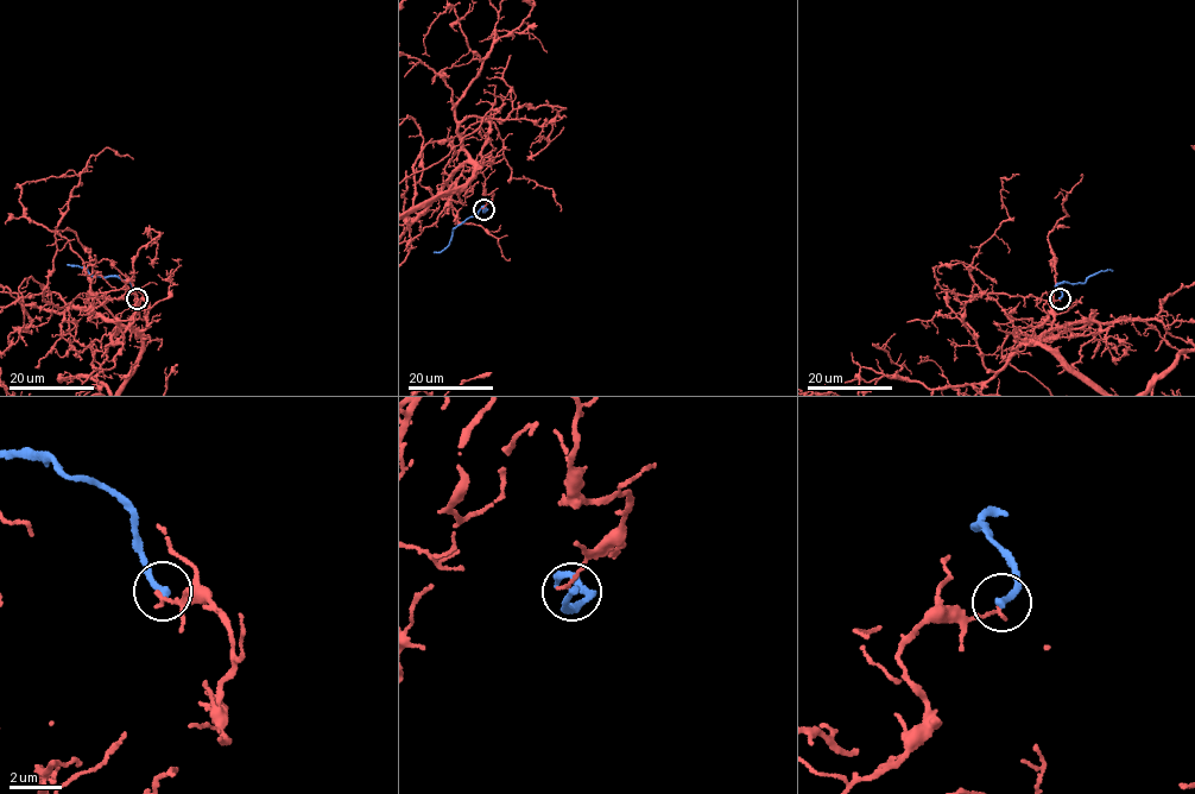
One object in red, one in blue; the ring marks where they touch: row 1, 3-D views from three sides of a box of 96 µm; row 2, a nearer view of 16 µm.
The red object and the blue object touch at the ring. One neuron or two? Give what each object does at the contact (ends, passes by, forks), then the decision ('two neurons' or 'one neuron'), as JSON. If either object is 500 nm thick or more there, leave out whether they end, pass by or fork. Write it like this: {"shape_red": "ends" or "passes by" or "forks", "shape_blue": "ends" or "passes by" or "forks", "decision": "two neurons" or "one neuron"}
{"shape_red": "ends", "shape_blue": "ends", "decision": "two neurons"}

